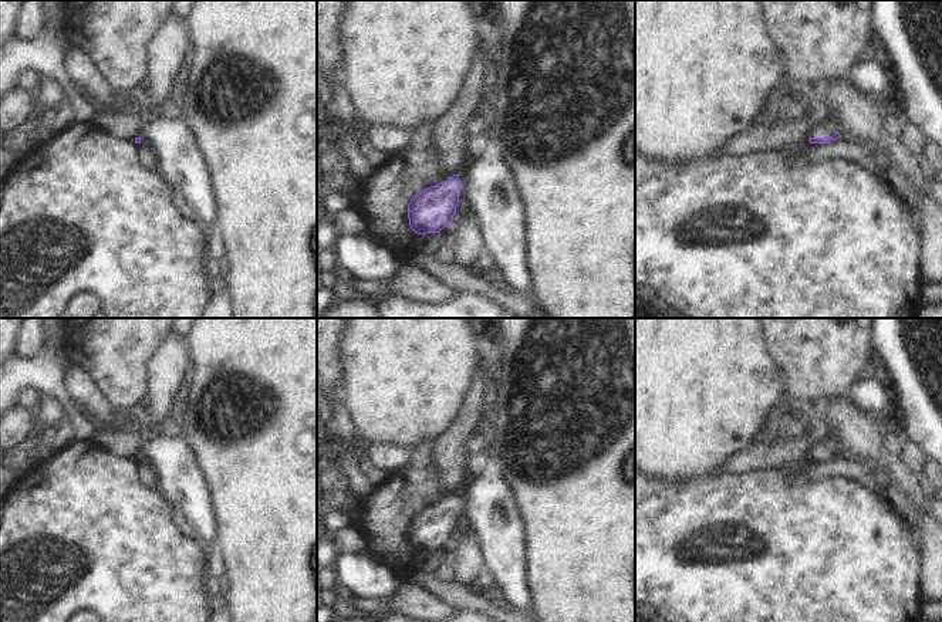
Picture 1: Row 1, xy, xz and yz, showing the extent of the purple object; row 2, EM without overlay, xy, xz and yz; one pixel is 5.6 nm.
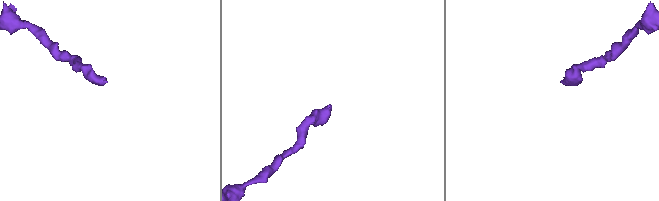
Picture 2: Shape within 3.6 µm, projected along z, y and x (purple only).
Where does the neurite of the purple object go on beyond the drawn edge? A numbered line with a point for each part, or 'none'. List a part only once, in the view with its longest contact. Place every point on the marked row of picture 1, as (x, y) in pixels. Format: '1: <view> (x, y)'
1: yz (823, 129)

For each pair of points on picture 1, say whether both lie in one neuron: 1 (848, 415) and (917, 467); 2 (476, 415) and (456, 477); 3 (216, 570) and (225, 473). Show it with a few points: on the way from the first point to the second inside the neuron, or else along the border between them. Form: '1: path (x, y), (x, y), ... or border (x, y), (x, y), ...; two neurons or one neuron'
1: border (898, 456), (918, 477); two neurons
2: path (461, 430), (455, 436), (455, 462); one neuron
3: border (219, 551), (225, 574); two neurons

